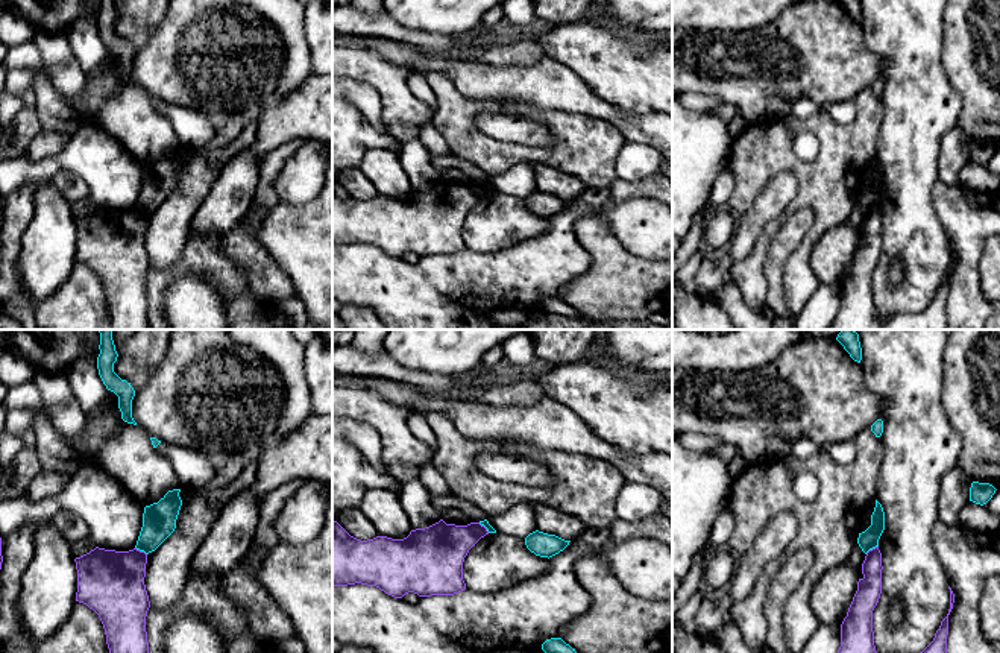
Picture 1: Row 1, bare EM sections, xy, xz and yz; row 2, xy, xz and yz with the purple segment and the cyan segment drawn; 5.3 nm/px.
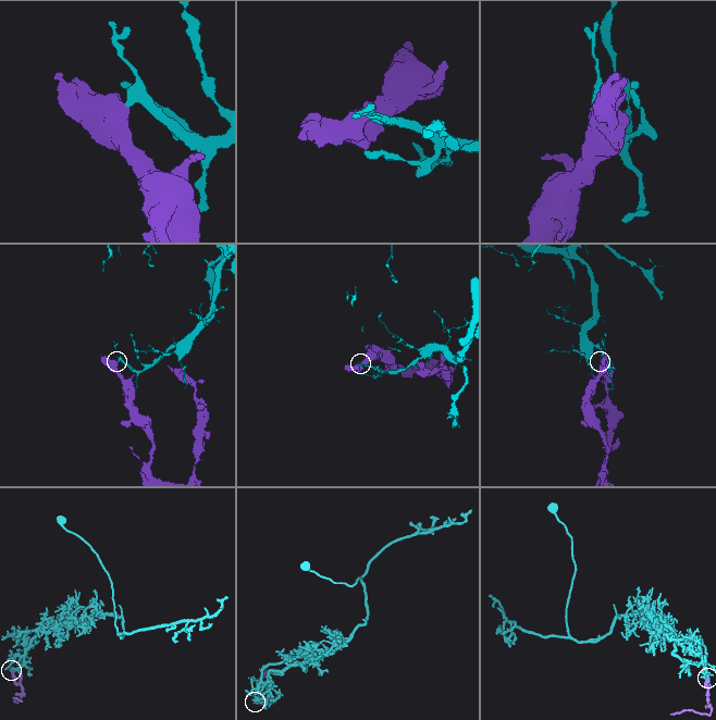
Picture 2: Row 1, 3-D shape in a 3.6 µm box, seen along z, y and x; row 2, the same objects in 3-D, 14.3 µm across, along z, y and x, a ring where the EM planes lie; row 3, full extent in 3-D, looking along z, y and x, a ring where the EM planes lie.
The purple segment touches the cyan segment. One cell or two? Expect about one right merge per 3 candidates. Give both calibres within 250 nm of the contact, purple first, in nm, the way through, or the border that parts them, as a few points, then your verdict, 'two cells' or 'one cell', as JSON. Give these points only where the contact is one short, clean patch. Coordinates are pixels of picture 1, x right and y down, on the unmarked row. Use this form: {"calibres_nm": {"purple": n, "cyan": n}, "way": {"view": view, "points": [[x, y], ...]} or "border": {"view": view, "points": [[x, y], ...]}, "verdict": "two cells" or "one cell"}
{"calibres_nm": {"purple": 130, "cyan": 110}, "border": {"view": "yz", "points": [[877, 205], [865, 213]]}, "verdict": "two cells"}

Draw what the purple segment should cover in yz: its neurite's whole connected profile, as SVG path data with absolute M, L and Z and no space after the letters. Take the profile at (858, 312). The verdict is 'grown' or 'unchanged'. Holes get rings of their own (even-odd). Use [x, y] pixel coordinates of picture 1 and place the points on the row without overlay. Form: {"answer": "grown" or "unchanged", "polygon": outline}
{"answer": "unchanged", "polygon": "M876 207L876 208L873 208L873 210L869 210L869 211L866 213L865 220L863 220L863 223L862 223L862 234L863 234L863 237L859 238L859 241L857 241L857 251L856 251L856 254L854 254L854 257L853 257L853 261L851 261L851 264L850 264L850 267L848 267L847 276L844 278L844 281L842 281L842 284L841 284L841 307L839 307L839 310L838 310L838 314L836 314L836 317L835 317L830 330L947 330L948 275L950 275L950 272L951 272L951 269L953 269L953 263L954 263L954 254L953 254L953 251L951 251L950 246L948 246L948 249L950 249L950 269L948 269L947 276L941 281L941 285L939 285L939 289L936 290L933 301L932 301L923 311L920 311L920 313L898 314L898 316L894 316L894 317L886 319L886 320L880 320L880 319L879 319L877 311L876 311L876 305L874 305L873 270L874 270L874 267L877 266L879 258L880 258L880 254L882 254L882 229L883 229L883 226L882 226L882 213L880 213L879 207Z"}

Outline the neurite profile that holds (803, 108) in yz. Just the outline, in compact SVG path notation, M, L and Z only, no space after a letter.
M803 96L791 103L791 114L804 120L815 115L821 108L822 106L819 106L816 102Z

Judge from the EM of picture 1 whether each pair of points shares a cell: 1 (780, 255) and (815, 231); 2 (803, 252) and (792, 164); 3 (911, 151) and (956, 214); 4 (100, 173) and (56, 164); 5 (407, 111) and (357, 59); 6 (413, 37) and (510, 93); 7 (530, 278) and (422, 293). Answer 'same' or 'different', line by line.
1: different
2: same
3: different
4: same
5: same
6: different
7: same

